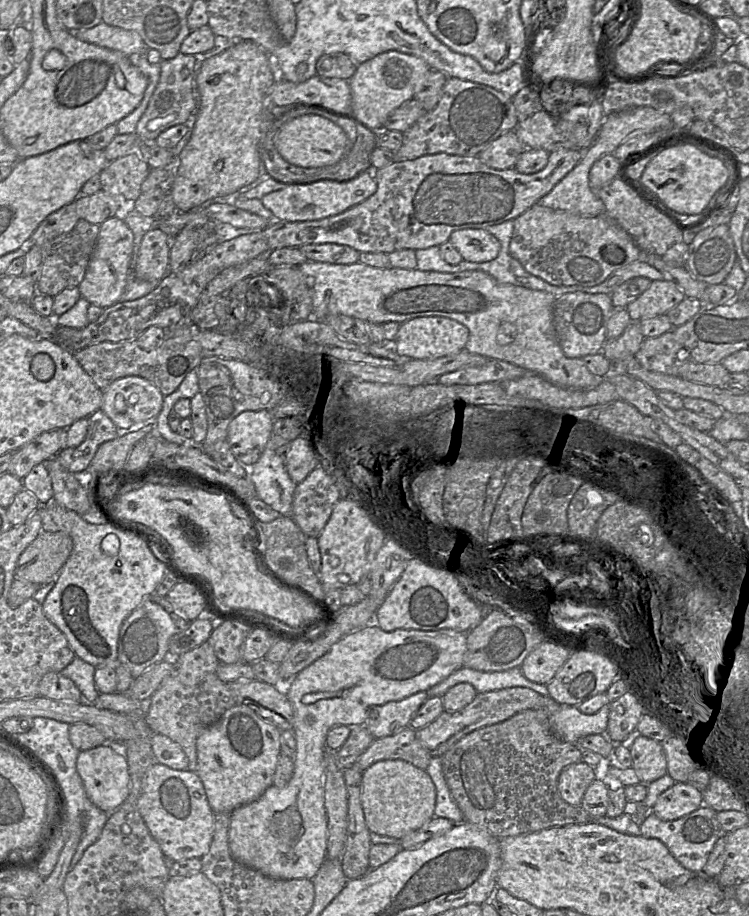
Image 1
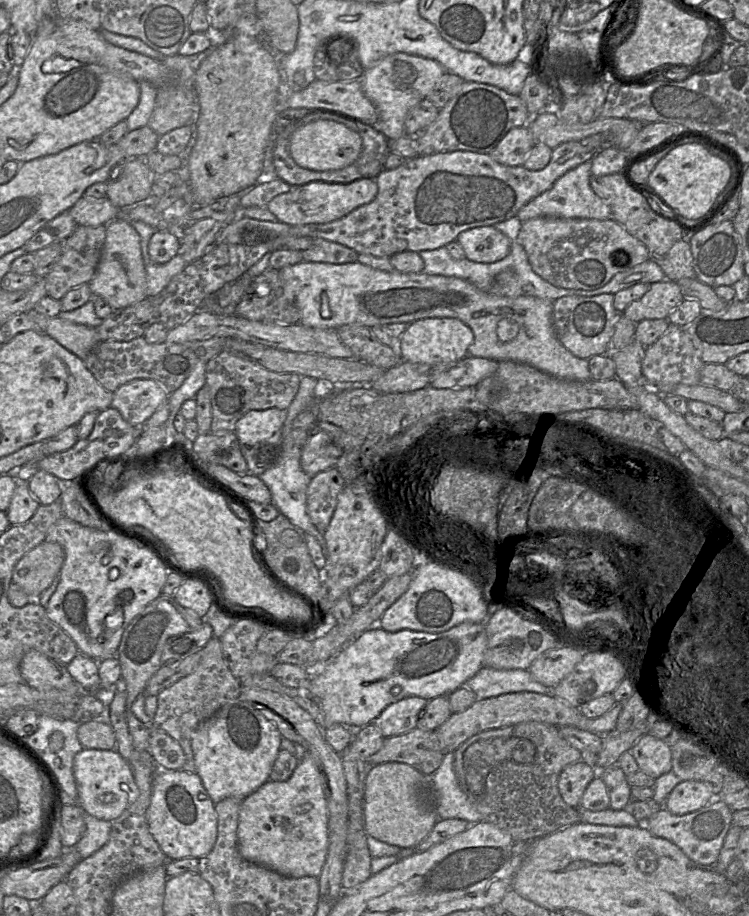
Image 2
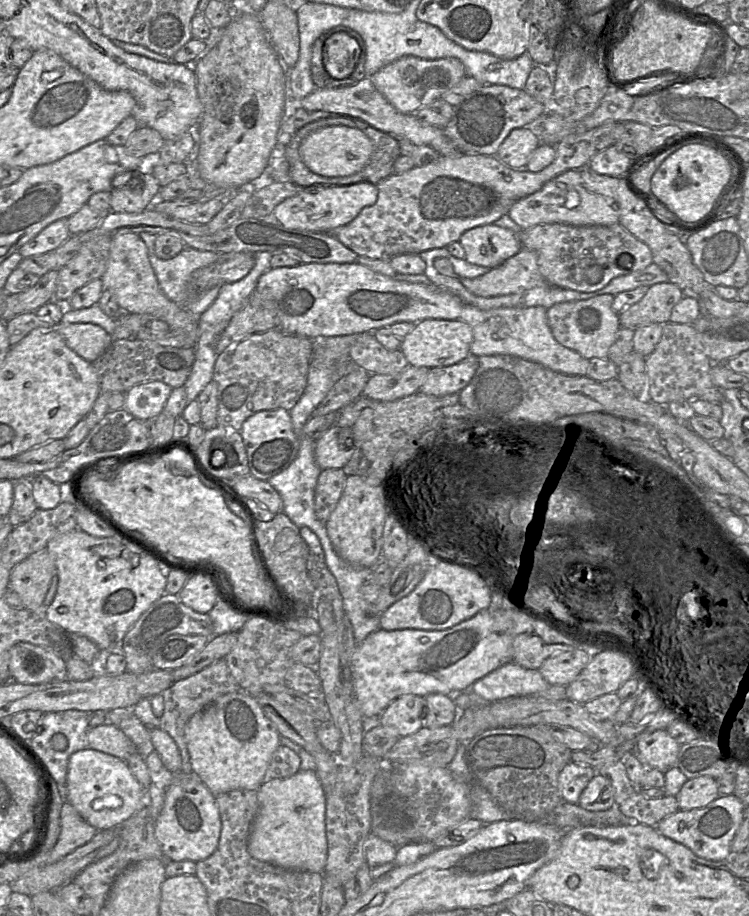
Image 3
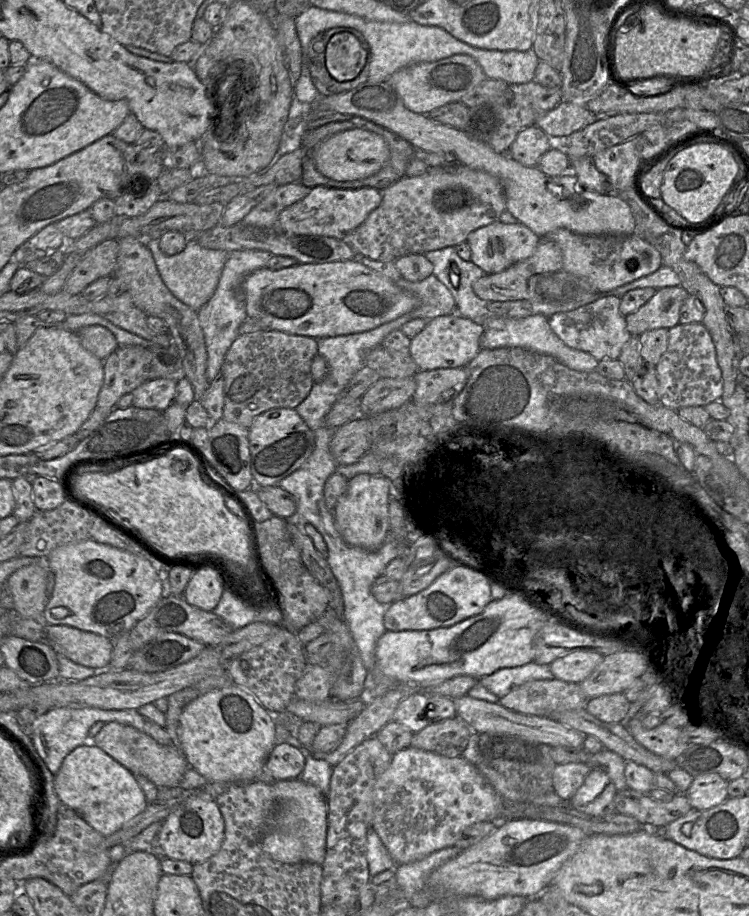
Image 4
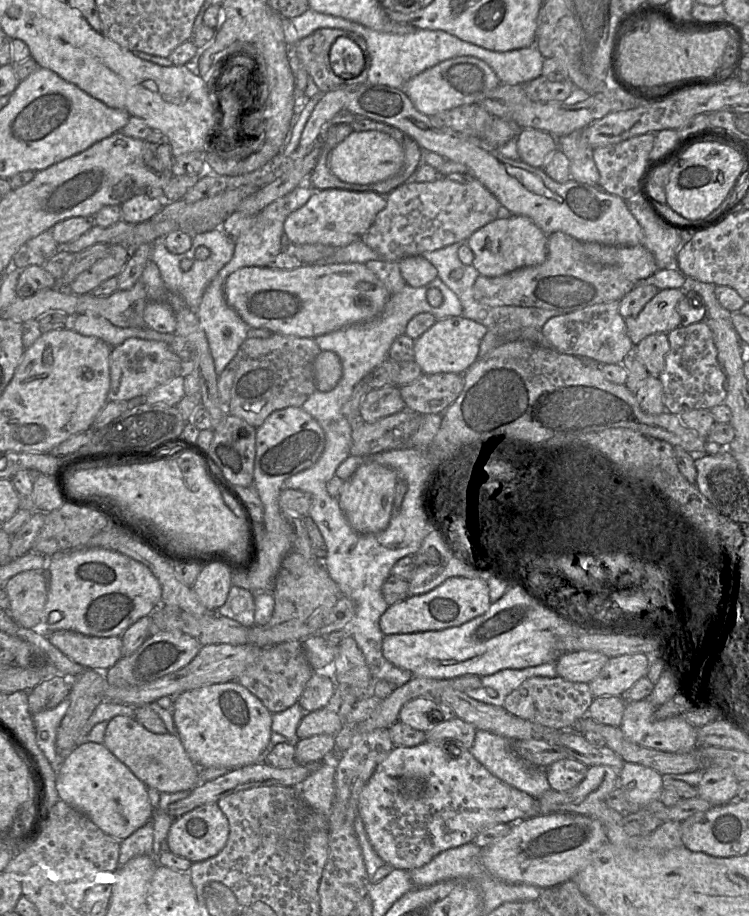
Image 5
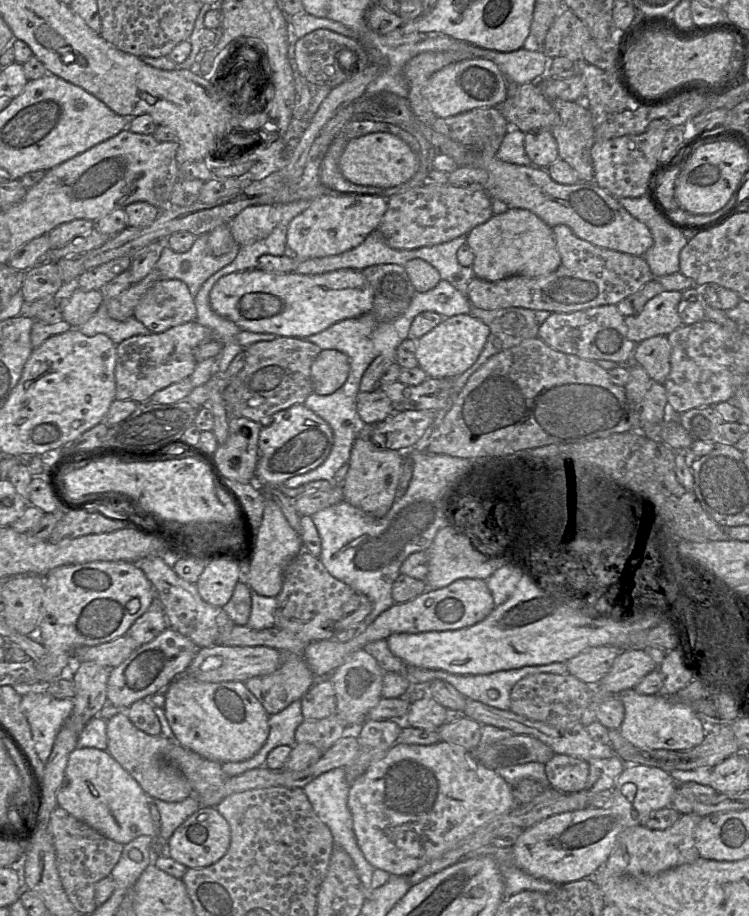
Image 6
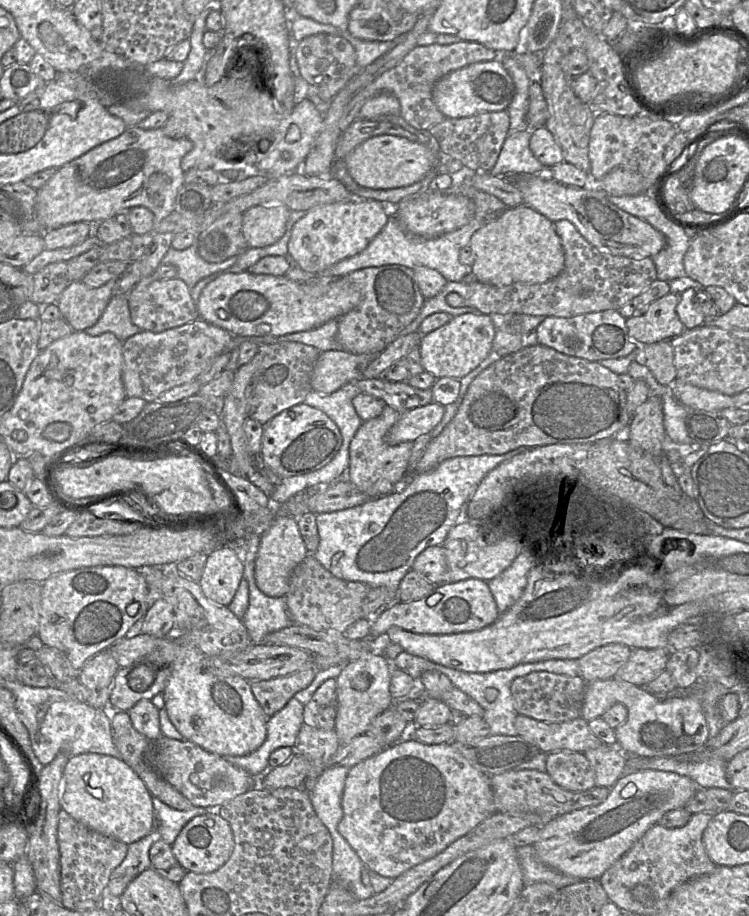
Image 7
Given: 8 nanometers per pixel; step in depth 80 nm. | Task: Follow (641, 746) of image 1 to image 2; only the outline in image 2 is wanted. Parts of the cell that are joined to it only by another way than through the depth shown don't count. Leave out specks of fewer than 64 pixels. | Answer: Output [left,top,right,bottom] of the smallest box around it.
[631,734,672,779]

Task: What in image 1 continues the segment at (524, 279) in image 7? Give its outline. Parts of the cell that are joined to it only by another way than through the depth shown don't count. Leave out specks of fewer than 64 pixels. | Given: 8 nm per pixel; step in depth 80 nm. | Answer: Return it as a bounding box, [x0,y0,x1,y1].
[449,228,501,262]

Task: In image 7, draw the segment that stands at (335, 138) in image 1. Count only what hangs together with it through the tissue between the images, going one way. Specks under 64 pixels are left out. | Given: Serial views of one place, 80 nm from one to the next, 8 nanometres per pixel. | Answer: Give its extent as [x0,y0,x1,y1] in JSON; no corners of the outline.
[346,134,437,189]

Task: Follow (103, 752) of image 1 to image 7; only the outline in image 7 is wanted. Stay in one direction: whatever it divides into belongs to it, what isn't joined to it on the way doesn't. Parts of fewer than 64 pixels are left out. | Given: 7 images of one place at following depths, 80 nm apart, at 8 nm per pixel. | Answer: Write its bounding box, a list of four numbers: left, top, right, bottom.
[59,755,155,845]

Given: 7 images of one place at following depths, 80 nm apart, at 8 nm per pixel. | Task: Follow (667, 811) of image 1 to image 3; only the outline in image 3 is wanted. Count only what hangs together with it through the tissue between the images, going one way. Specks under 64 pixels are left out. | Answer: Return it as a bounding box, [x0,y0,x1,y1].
[676,777,718,811]

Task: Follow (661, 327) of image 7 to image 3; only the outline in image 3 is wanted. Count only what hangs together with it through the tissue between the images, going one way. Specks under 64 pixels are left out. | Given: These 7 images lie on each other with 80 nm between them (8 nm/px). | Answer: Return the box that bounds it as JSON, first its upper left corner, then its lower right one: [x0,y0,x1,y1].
[619,282,685,331]

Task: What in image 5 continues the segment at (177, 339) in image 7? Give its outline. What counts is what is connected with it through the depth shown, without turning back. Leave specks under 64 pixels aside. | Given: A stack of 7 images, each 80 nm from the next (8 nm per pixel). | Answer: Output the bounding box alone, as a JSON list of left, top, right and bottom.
[108,338,183,401]

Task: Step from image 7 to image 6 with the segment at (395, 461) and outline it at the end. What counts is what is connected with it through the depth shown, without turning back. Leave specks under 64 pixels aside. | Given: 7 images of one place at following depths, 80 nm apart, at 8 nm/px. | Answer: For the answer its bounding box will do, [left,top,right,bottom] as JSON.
[341,424,404,517]

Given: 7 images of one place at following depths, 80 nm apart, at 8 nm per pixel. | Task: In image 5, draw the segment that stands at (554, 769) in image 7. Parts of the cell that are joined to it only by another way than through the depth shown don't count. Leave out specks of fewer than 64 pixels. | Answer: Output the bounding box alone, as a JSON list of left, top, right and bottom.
[545,758,588,792]

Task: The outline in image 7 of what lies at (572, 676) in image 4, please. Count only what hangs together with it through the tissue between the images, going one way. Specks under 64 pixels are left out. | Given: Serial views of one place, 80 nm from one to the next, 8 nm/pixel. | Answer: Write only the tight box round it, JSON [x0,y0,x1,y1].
[577,644,632,683]

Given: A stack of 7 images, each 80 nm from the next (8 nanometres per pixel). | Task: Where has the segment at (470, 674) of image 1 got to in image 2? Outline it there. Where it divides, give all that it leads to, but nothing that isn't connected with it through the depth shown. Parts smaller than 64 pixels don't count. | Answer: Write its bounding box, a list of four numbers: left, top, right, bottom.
[461,667,552,700]

